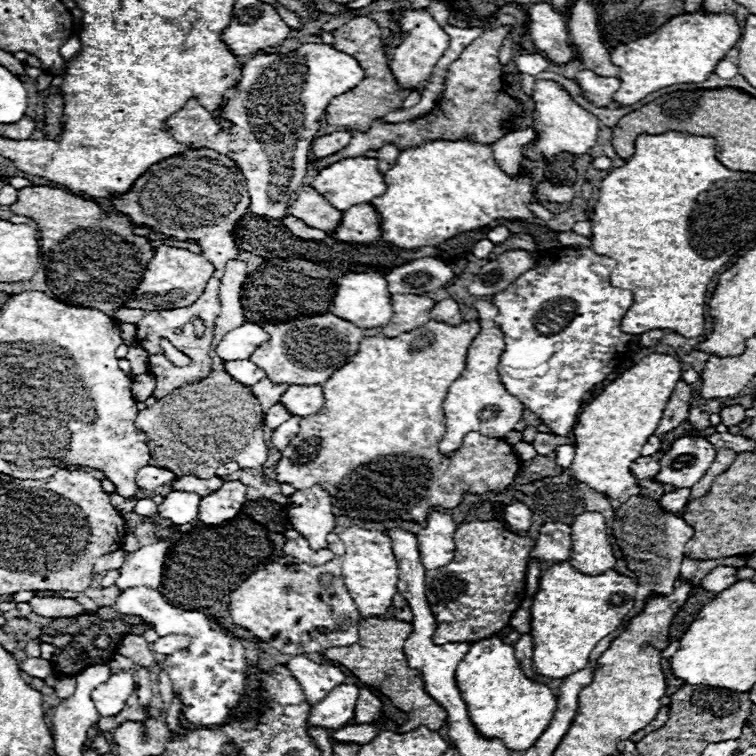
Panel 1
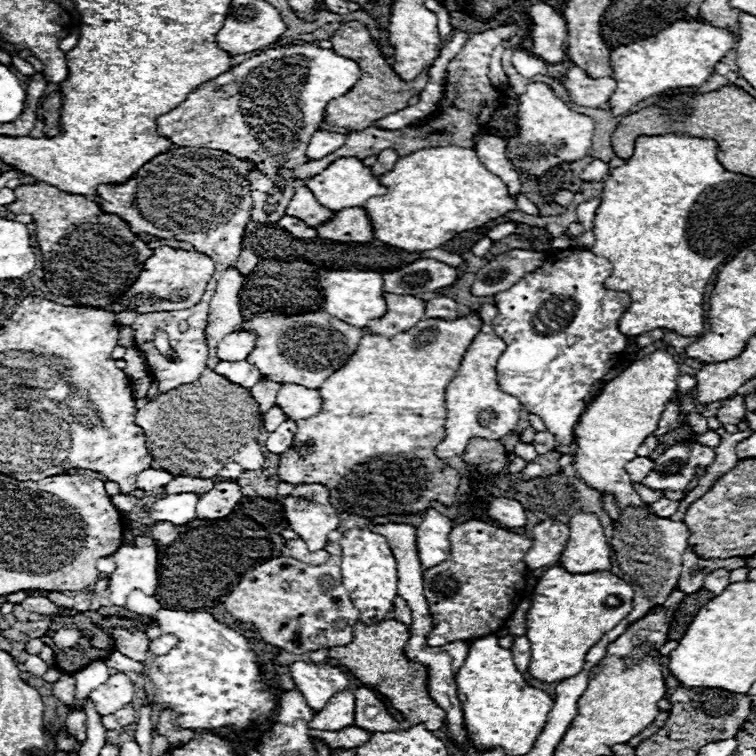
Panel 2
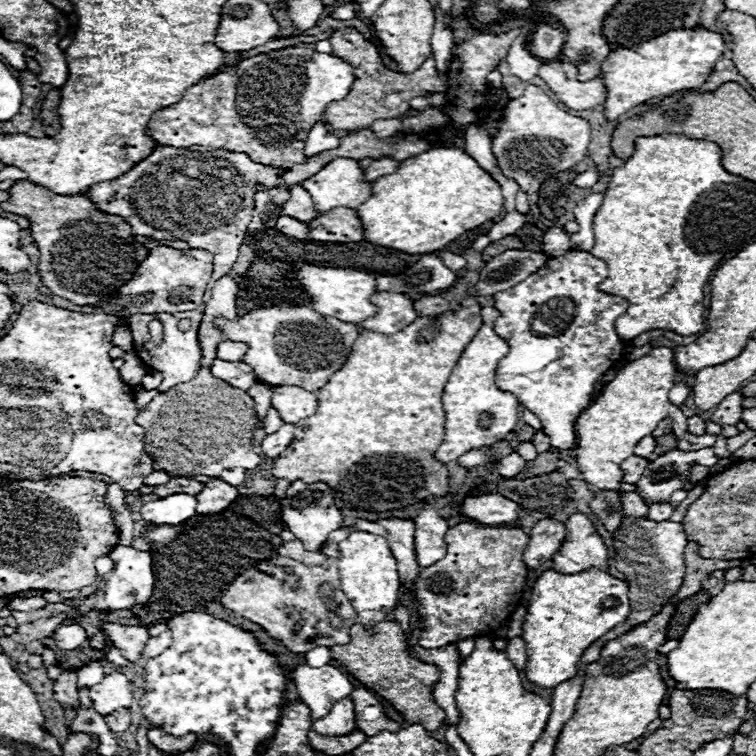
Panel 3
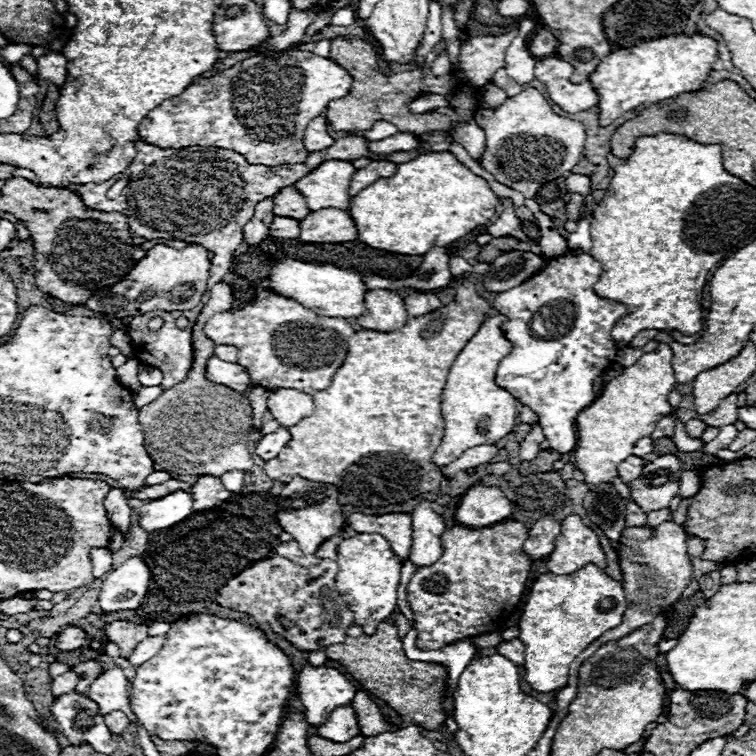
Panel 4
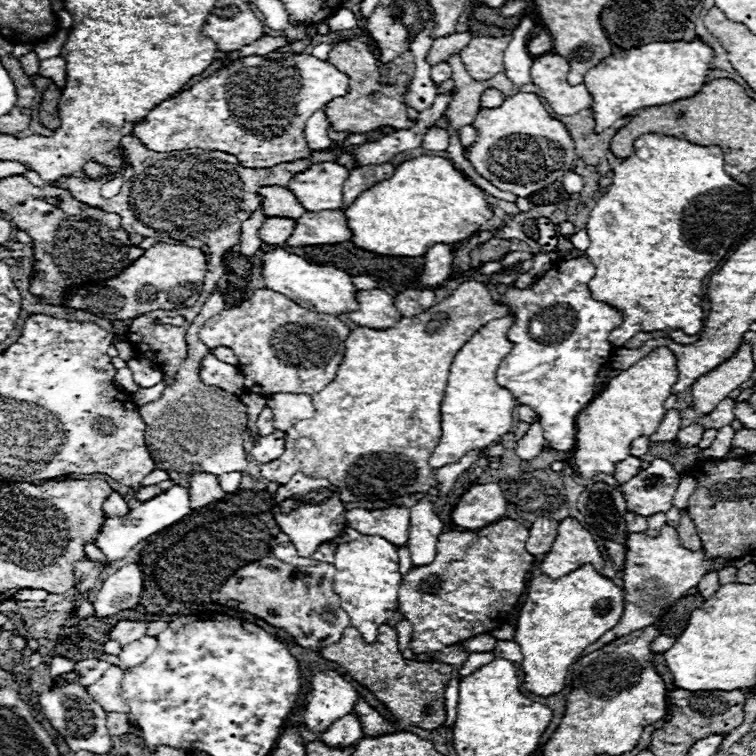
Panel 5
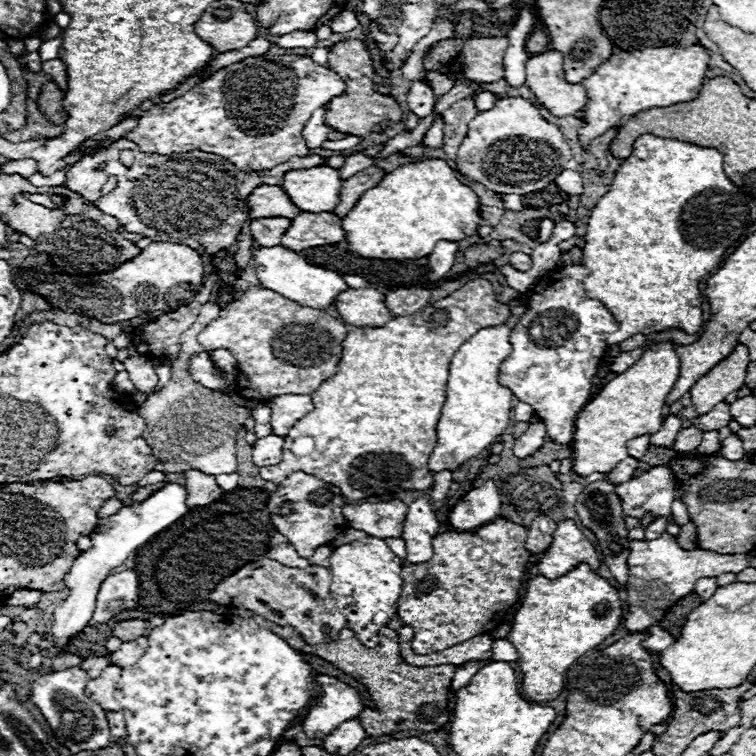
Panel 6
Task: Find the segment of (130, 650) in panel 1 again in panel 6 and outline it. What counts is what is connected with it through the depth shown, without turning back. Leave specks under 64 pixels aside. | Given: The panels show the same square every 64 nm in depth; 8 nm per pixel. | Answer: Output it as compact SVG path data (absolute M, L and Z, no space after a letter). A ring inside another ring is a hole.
M140 618L122 620L112 628L112 636L120 638L120 640L128 640L128 642L144 636L144 632L146 632L146 620L140 620Z

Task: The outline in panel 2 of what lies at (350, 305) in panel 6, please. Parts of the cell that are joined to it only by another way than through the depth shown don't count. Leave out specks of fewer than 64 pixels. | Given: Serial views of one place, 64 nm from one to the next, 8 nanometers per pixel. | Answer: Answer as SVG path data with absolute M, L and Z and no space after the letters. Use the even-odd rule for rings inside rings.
M384 294L386 302L386 314L382 320L370 320L368 330L374 334L384 334L388 338L396 336L398 332L404 332L412 328L416 322L424 320L424 306L426 302L414 296L392 296Z

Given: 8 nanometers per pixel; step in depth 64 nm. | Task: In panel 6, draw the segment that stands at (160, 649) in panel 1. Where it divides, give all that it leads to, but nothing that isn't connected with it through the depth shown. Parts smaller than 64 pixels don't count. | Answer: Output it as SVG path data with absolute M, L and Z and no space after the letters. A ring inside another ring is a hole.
M144 636L136 638L132 642L122 642L122 646L110 654L110 660L112 660L112 664L116 664L120 668L128 668L140 660L146 646L148 646L148 638L144 638Z

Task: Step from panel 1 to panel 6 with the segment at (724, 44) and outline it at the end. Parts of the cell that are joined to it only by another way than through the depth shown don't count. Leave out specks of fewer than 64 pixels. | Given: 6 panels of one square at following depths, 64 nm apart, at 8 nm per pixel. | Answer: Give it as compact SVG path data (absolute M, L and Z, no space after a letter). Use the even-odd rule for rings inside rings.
M696 44L690 48L646 48L634 52L618 52L608 62L604 62L592 76L580 82L586 88L588 102L582 114L582 128L578 130L578 140L584 148L608 128L620 126L626 118L644 112L648 108L664 108L680 102L694 100L702 88L704 74L708 70L710 56Z

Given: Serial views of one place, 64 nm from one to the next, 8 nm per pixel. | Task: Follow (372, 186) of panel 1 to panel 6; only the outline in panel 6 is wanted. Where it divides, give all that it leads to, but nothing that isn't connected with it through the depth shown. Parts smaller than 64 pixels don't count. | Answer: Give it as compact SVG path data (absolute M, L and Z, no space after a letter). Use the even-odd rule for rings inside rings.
M330 166L292 170L284 174L280 188L300 212L332 212L338 204L342 180Z

